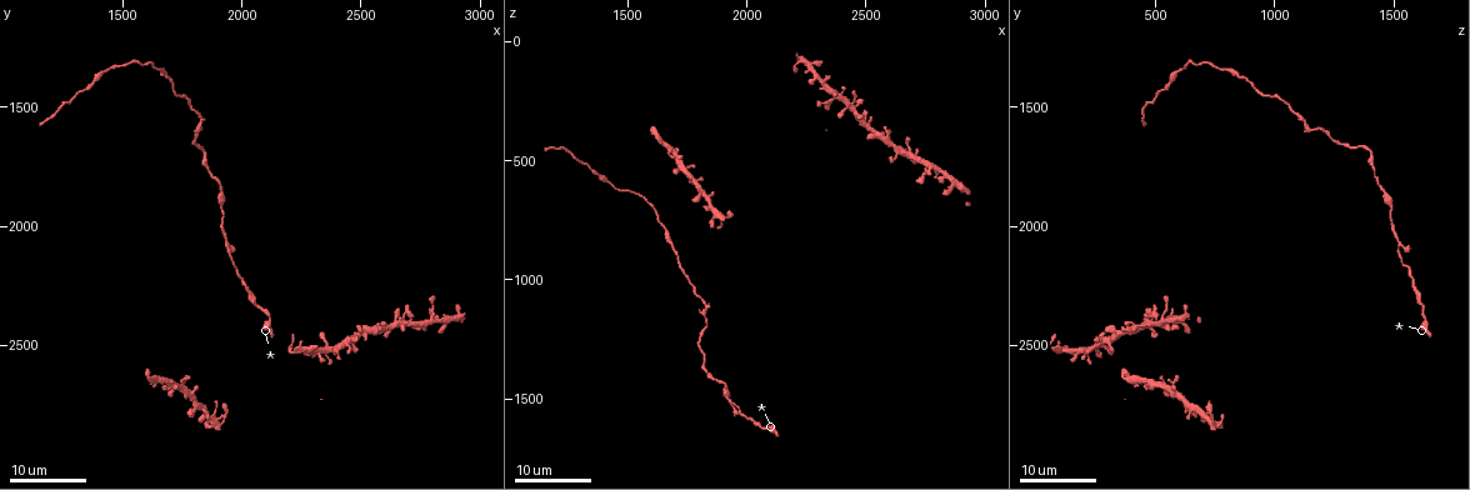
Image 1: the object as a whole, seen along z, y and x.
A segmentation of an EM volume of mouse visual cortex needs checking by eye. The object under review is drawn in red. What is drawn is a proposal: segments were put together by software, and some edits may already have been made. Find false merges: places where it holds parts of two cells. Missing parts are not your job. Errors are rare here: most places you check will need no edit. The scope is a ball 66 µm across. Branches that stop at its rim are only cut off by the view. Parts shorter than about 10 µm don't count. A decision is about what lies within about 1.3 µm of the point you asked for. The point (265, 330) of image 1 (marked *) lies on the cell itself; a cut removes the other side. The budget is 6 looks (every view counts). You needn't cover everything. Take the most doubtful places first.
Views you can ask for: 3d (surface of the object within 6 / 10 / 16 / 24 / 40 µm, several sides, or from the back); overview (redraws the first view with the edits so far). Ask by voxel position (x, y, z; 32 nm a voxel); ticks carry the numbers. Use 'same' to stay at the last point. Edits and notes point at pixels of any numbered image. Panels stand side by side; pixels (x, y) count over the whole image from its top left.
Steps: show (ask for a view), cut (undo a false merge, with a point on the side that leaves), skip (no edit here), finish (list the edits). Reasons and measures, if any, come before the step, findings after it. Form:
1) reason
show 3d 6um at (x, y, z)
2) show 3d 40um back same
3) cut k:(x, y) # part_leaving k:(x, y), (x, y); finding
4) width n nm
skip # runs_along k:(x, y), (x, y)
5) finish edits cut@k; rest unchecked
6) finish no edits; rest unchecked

sudden change in width
show 3d 24um at (1930, 2100, 1530)

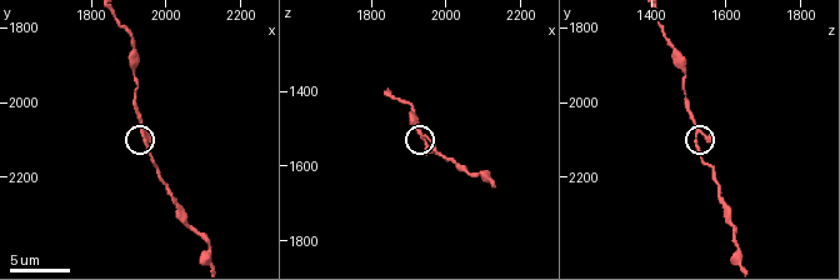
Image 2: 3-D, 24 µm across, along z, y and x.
show 3d 10um at (1940, 2100, 1520)

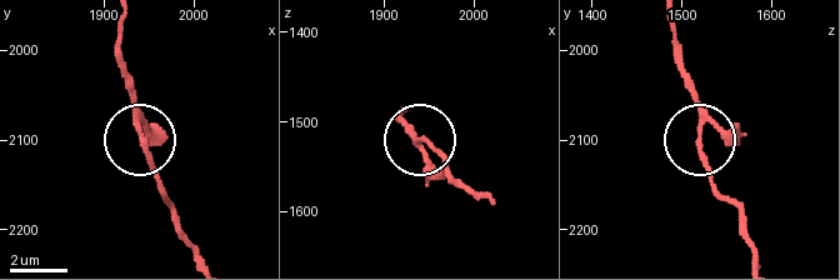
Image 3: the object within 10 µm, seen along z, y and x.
width 170 nm
skip # runs_along 3:(756, 254), (741, 219), (713, 183), (689, 78); continuous, no second cell

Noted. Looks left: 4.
sudden change in width
show 3d 24um at (1830, 1590, 1140)

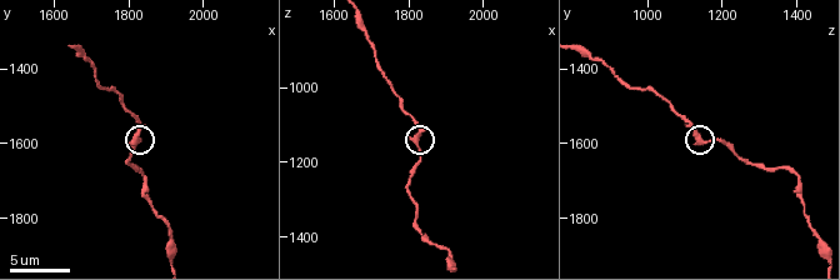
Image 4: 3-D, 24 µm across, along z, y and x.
show 3d 6um at (1820, 1590, 1150)

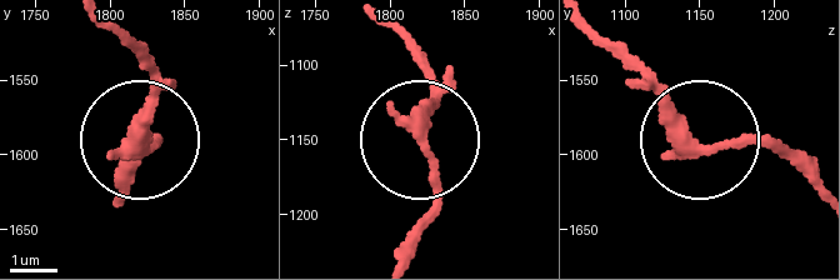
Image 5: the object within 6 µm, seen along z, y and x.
width 310 nm
skip # all the same cell

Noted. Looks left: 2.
calibre changes
show 3d 10um at (1920, 1940, 1490)

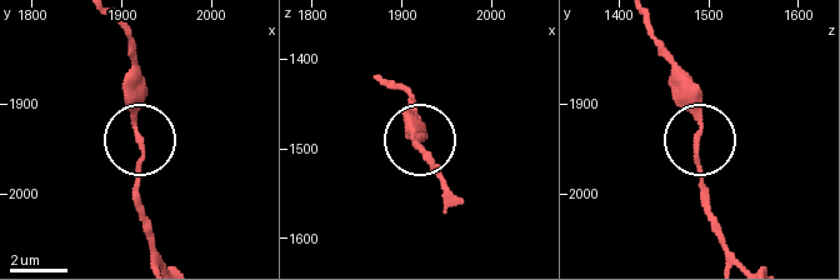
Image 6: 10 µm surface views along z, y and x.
width 190 nm
skip # one cell here

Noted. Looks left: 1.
finish no edits; rest unchecked

